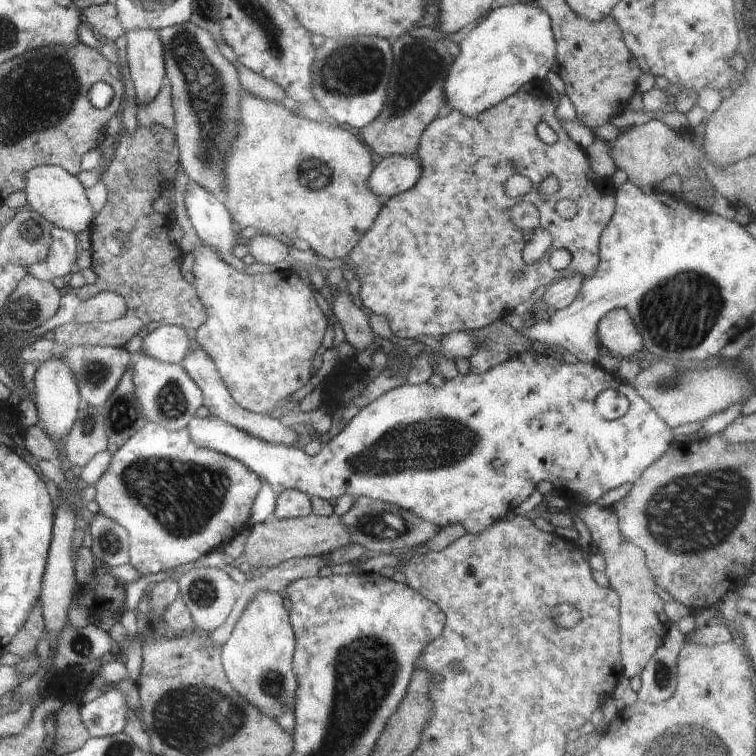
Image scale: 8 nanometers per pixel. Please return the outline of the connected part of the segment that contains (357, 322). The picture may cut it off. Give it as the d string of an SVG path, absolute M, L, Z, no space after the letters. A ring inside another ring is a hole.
M334 290L330 309L334 321L342 326L346 341L354 347L354 350L364 350L373 342L375 334L368 323L369 316L354 304L353 296L348 291Z

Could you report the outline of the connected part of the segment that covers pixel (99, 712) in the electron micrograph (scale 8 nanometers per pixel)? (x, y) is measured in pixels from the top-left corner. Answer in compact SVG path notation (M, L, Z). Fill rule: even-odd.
M117 690L101 693L94 700L82 703L81 721L90 737L109 737L122 733L128 724L126 698Z

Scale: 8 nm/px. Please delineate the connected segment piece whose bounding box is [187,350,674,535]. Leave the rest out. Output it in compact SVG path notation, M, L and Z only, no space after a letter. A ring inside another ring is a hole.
M534 350L524 351L520 354L513 354L506 362L491 366L485 373L473 375L472 373L459 374L451 380L446 380L440 387L434 387L428 382L421 385L405 385L393 388L383 394L380 398L373 400L365 406L343 426L342 431L334 438L324 444L322 450L314 456L307 455L301 448L294 445L279 445L272 441L267 441L253 434L245 433L238 427L228 424L226 421L216 417L197 417L190 419L188 424L189 437L198 446L214 449L219 453L232 457L245 464L250 471L256 473L272 487L276 495L288 489L296 489L305 492L310 497L323 499L338 498L350 495L354 498L365 496L385 503L390 503L404 510L414 511L421 519L435 524L439 529L449 524L462 524L467 533L477 535L488 530L496 524L503 516L510 515L515 507L522 504L536 489L539 482L550 482L556 493L562 494L578 506L594 503L600 496L606 494L613 488L618 488L622 484L637 481L651 464L654 464L668 449L674 441L671 428L658 416L658 413L646 402L635 390L635 388L623 381L618 374L610 374L605 371L600 364L592 363L567 363L556 360ZM612 388L628 398L630 405L627 412L621 418L609 421L604 419L596 410L594 401L597 394L602 390Z

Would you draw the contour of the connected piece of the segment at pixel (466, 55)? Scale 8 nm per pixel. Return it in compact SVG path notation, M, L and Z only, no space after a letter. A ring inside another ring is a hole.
M533 1L491 9L478 26L458 42L459 52L443 82L445 104L465 117L477 117L512 96L527 82L545 80L555 60L555 46L550 17Z

